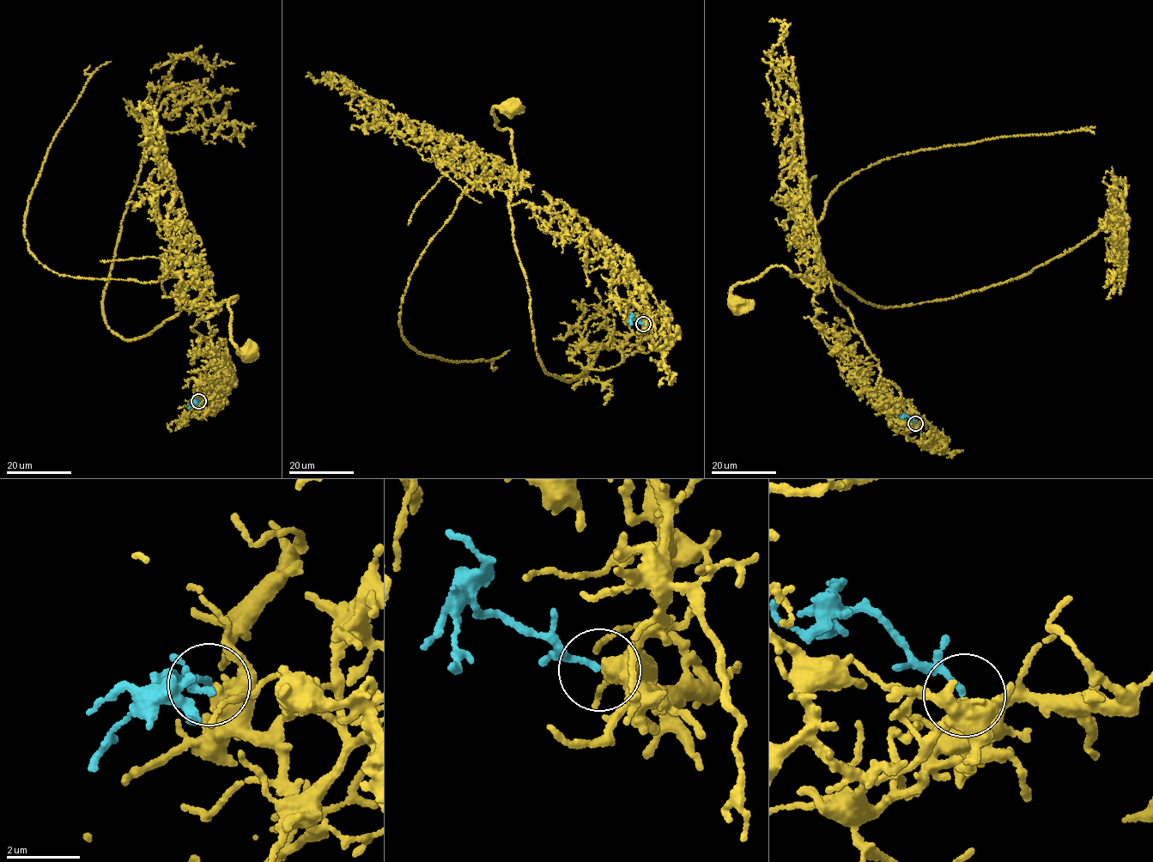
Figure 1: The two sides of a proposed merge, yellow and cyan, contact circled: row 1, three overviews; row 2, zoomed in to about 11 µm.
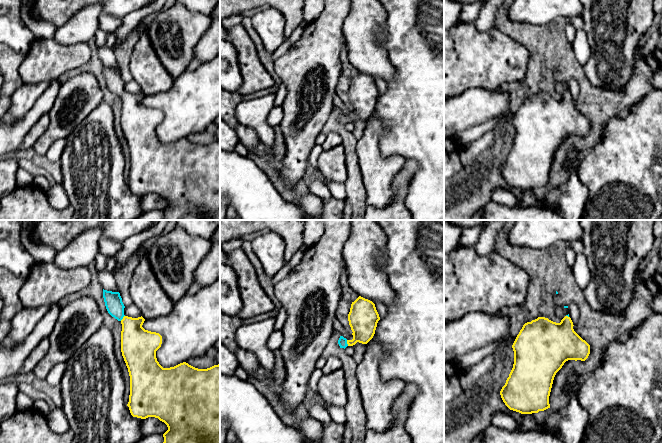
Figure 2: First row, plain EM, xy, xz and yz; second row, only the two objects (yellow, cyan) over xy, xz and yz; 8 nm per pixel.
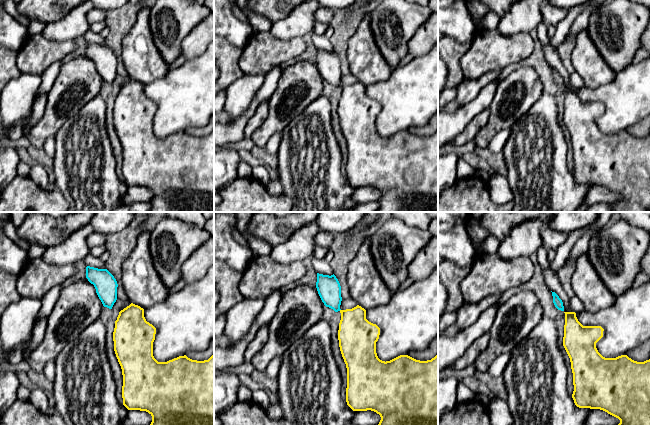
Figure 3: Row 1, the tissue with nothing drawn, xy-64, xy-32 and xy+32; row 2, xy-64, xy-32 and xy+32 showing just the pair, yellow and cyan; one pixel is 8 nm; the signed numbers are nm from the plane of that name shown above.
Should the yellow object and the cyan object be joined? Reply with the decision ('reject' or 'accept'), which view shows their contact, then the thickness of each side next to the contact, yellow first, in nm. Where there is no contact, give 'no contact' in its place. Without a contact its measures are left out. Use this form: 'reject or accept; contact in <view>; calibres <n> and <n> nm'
accept; contact in xz; calibres 240 and 70 nm

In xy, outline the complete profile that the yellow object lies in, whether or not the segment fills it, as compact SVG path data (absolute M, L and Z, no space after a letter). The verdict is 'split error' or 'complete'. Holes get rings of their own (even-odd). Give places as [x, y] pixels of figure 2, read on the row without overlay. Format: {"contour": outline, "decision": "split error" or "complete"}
{"contour": "M103 65L103 74L105 78L106 85L108 89L121 98L122 107L121 107L121 128L128 144L130 152L130 171L129 178L127 182L129 183L130 189L133 193L146 195L148 193L158 194L160 197L164 198L168 206L163 210L164 218L163 220L220 220L220 140L214 141L207 145L198 145L186 138L180 139L174 143L163 144L156 134L156 127L161 123L162 112L159 109L151 108L145 106L142 101L145 95L141 92L138 94L132 94L124 91L124 80L119 68L112 68Z", "decision": "split error"}

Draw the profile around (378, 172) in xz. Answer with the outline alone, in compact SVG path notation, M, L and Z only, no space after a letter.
M373 114L366 120L363 136L355 151L359 159L362 180L367 192L367 206L385 207L394 197L392 182L403 169L406 160L399 155L385 158L380 151L384 124Z

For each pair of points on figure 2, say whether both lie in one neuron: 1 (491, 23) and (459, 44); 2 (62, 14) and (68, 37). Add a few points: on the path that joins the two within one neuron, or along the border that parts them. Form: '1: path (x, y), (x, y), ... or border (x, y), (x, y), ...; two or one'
1: border (474, 22), (480, 32), (496, 27); two
2: border (80, 10), (57, 28); two

